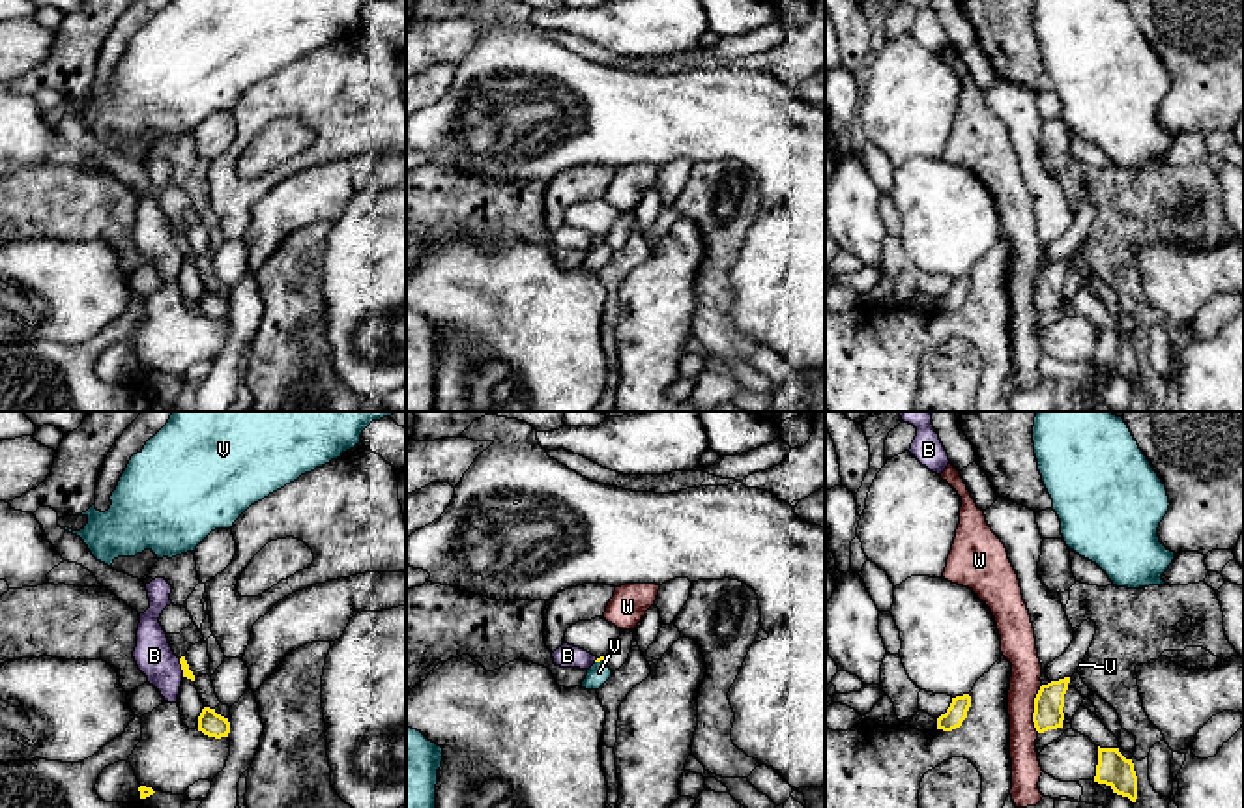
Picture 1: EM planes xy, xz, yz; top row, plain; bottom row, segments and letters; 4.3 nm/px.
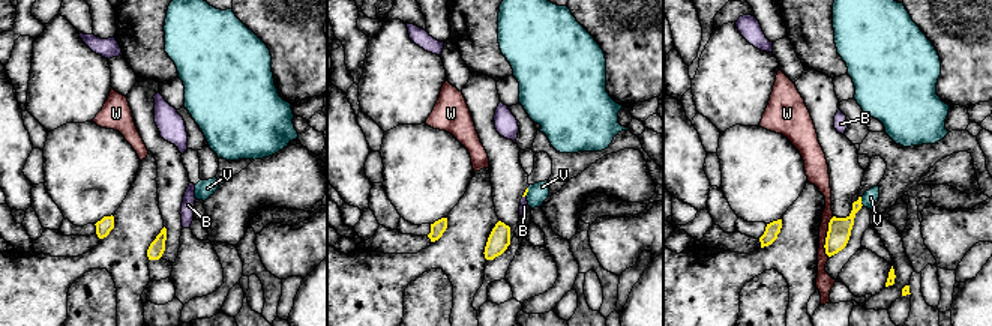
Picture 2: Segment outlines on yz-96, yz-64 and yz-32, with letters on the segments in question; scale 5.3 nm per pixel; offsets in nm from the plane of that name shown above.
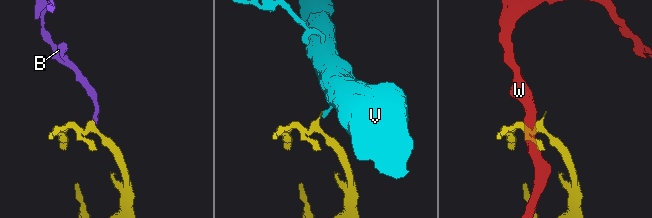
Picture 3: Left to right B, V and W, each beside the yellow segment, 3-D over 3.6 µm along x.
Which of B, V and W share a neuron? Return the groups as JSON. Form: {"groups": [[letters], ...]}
{"groups": [["B"], ["V"], ["W"]]}

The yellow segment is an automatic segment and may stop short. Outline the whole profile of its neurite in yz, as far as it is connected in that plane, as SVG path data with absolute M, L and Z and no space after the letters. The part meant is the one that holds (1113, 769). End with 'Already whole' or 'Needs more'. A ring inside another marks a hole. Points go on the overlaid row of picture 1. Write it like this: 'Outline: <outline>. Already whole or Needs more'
Outline: M1098 746L1098 765L1094 782L1106 784L1113 793L1128 797L1132 802L1137 799L1137 776L1132 759L1126 759L1119 748Z. Already whole

